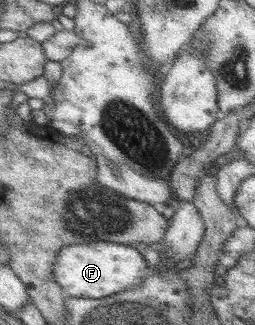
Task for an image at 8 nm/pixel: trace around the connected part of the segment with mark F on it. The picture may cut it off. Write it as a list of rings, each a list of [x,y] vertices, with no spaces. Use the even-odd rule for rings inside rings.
[[[96,241],[67,245],[58,250],[53,265],[54,281],[69,297],[102,299],[127,289],[138,287],[147,275],[147,265],[141,252],[119,243]]]

